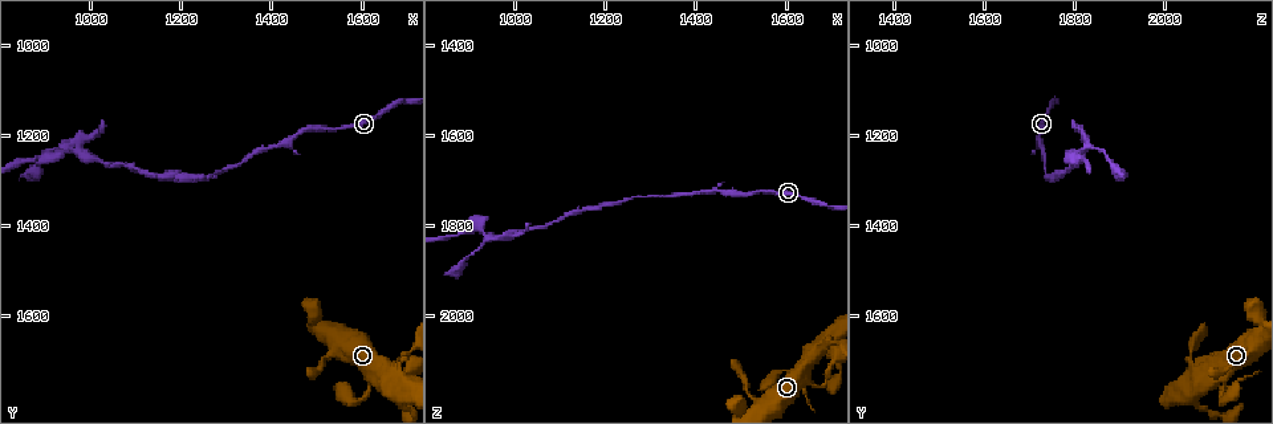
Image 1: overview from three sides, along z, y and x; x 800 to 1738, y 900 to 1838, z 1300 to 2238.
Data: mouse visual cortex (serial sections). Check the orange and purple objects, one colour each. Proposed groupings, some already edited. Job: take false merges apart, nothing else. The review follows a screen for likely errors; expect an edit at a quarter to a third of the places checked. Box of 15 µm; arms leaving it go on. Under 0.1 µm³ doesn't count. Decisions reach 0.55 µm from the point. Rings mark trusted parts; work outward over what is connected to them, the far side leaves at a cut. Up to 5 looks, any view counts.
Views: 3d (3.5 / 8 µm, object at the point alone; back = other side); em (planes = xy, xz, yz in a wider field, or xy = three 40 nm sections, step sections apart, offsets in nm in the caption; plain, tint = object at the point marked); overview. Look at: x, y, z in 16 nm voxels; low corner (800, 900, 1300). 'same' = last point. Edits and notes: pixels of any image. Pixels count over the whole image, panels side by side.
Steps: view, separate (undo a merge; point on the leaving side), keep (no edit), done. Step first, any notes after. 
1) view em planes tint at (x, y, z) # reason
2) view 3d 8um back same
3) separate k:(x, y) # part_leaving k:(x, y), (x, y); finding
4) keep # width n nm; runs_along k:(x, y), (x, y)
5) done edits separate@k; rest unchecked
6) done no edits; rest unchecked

view 3d 8um at (940, 1225, 1825) # a narrow waist

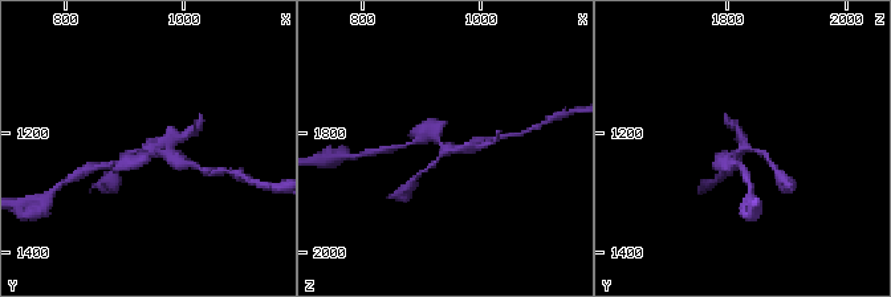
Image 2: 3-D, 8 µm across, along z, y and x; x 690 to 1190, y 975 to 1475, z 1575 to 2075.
view em xy step 3 tint at (940, 1220, 1825)

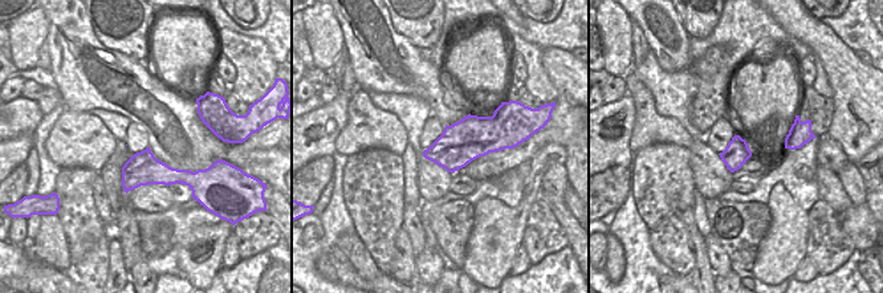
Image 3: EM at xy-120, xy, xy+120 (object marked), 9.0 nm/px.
separate 2:(190, 131) # part_leaving 2:(439, 157), (403, 188); two cells meet here

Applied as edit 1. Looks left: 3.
view overview

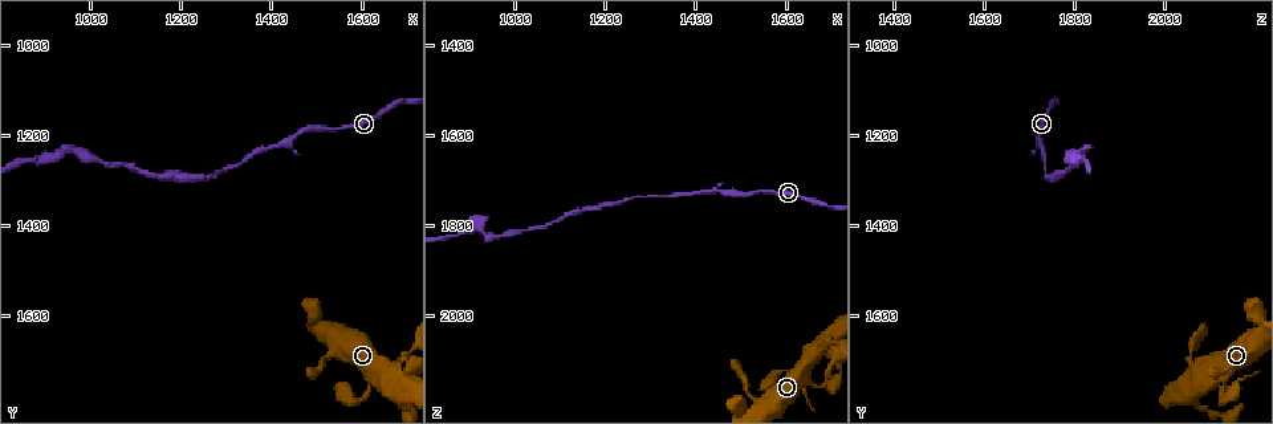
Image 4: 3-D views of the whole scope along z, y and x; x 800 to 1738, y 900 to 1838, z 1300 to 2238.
view 3d 3.5um at (1670, 1735, 2085) # two arms at a narrow angle

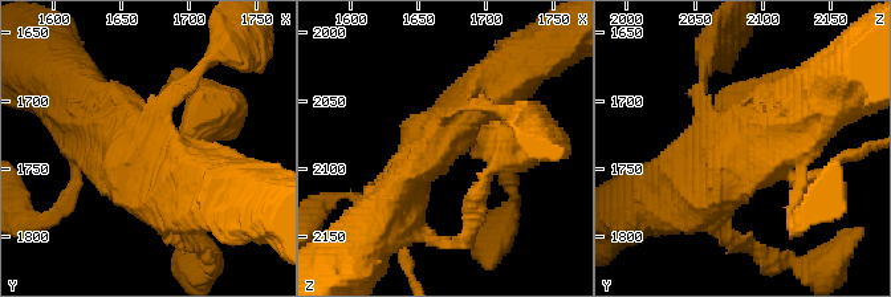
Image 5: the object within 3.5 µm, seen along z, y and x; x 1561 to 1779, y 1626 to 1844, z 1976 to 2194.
view em xy step 3 tint at (1666, 1732, 2078) # shape alone is not enough

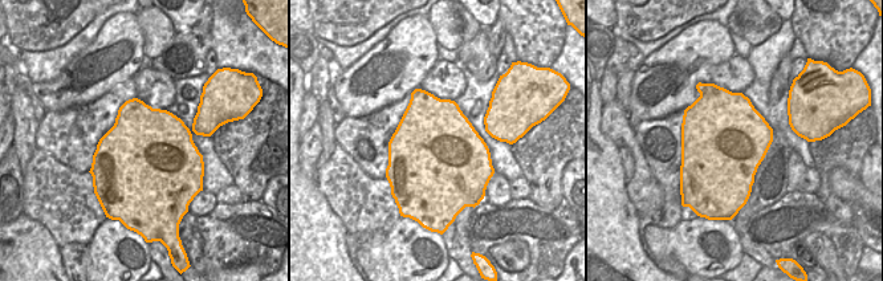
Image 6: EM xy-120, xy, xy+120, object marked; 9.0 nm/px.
keep # runs_along 5:(386, 211), (427, 143), (484, 96); one cell here

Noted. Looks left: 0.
done edits separate@2; rest unchecked

